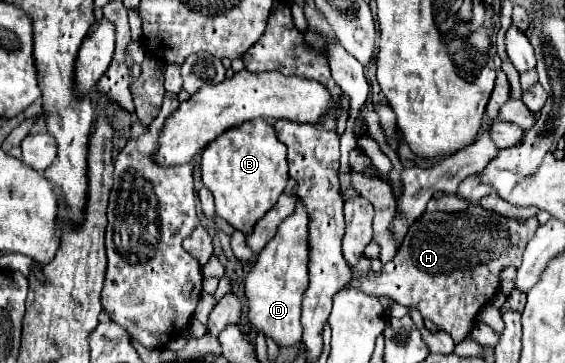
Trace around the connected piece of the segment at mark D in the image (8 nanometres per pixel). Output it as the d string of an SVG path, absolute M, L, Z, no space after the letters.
M301 199L295 211L279 225L277 235L259 253L251 273L245 279L249 299L249 323L271 337L277 345L289 347L301 341L301 299L309 285L309 213Z

